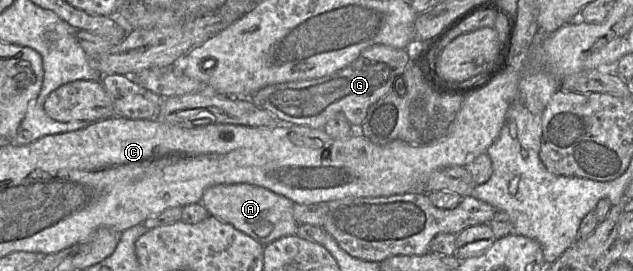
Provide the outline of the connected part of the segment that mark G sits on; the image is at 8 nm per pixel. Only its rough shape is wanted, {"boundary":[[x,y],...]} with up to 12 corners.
{"boundary":[[364,49],[350,65],[269,85],[248,99],[279,122],[353,132],[392,89],[406,49]]}

